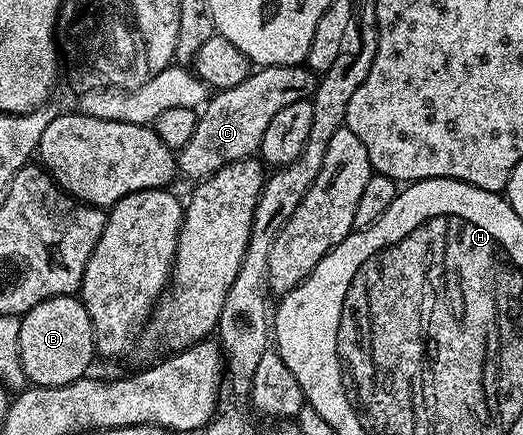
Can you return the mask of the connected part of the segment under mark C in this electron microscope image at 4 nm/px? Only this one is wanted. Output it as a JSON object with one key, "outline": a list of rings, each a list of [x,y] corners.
{"outline":[[[304,63],[265,65],[249,73],[238,87],[213,92],[199,110],[190,143],[176,153],[179,172],[185,173],[192,183],[199,183],[230,163],[259,154],[262,135],[270,119],[289,103],[309,100],[316,91],[317,80],[317,74]]]}

